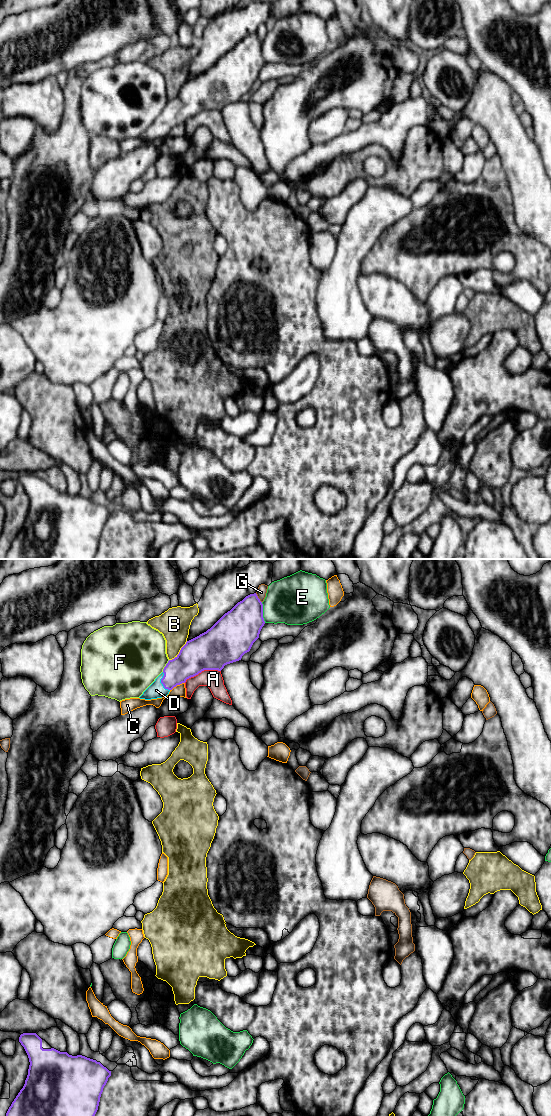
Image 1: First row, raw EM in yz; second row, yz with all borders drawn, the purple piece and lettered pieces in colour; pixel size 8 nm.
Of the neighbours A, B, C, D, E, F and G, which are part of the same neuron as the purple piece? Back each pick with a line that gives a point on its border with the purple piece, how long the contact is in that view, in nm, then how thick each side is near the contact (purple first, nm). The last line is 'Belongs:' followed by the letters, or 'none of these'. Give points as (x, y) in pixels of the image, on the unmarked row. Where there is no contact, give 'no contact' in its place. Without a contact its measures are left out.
D: contact yz (161, 122); length 160 nm; calibres 200 and 130 nm
Belongs: D

